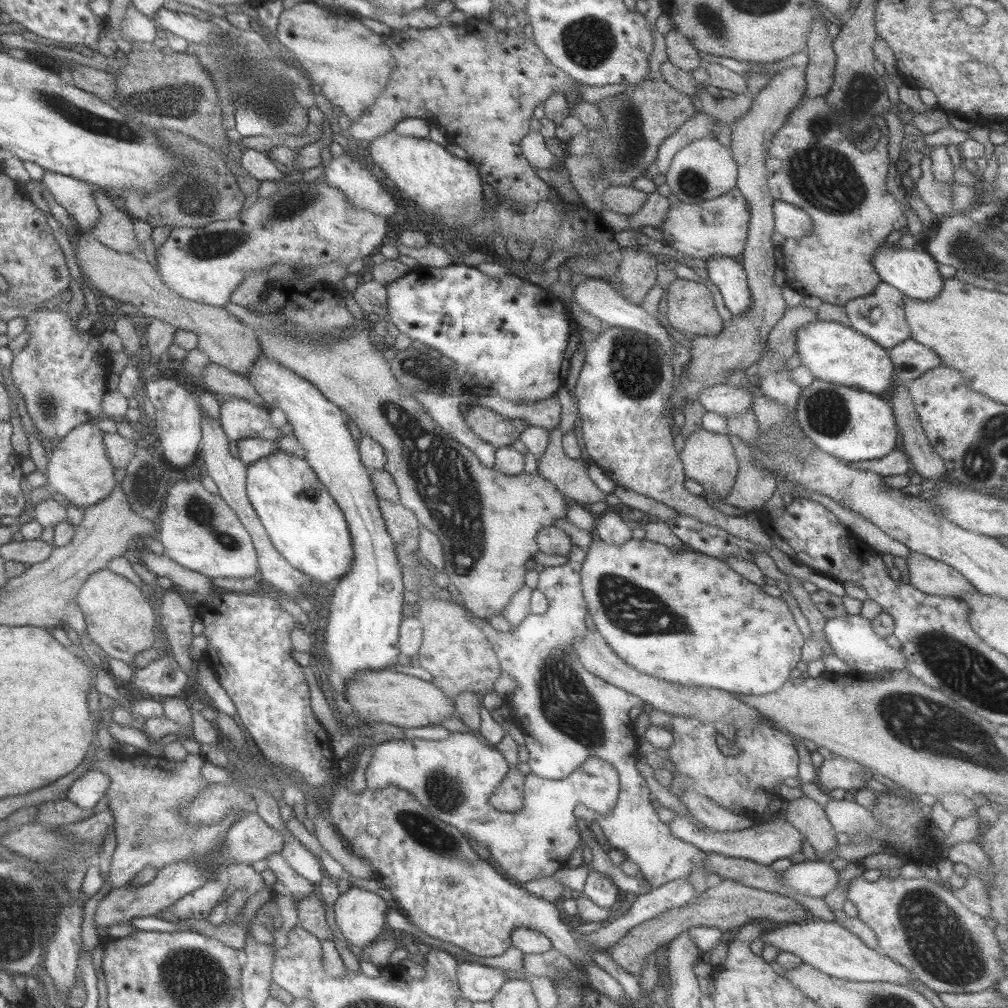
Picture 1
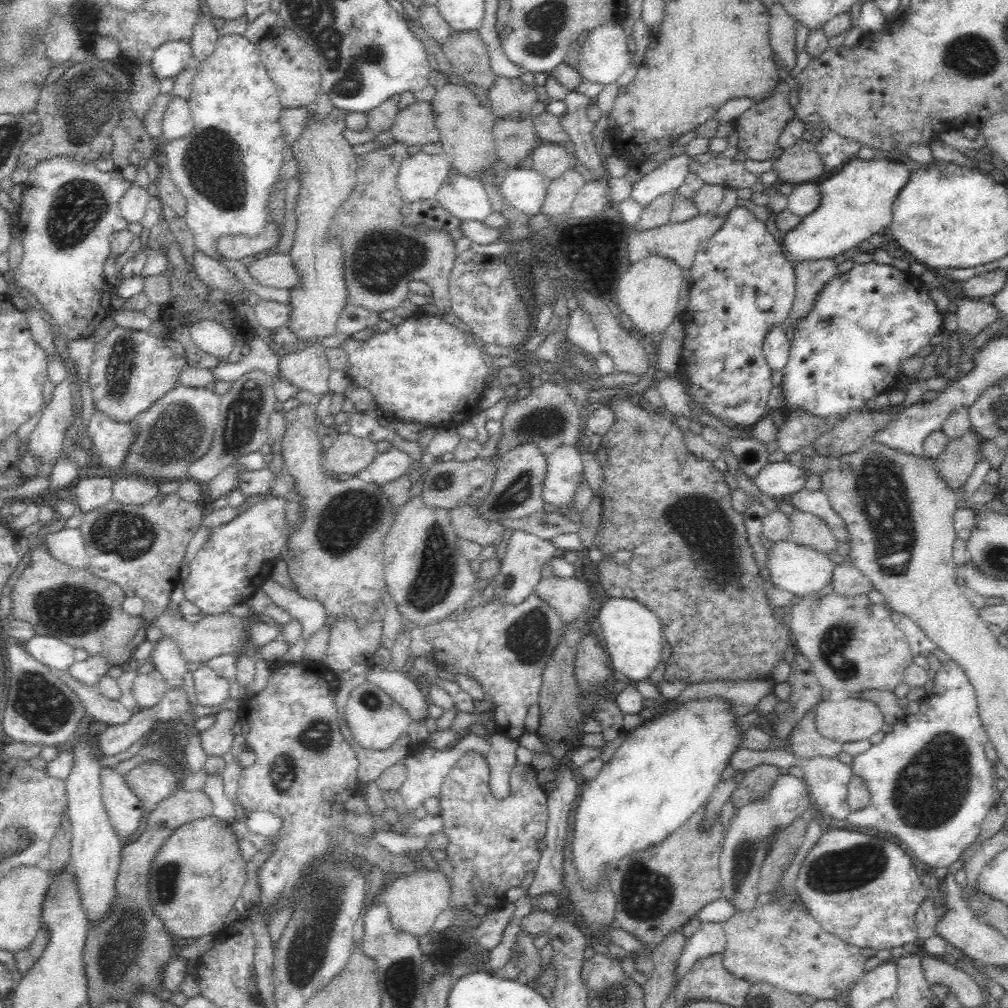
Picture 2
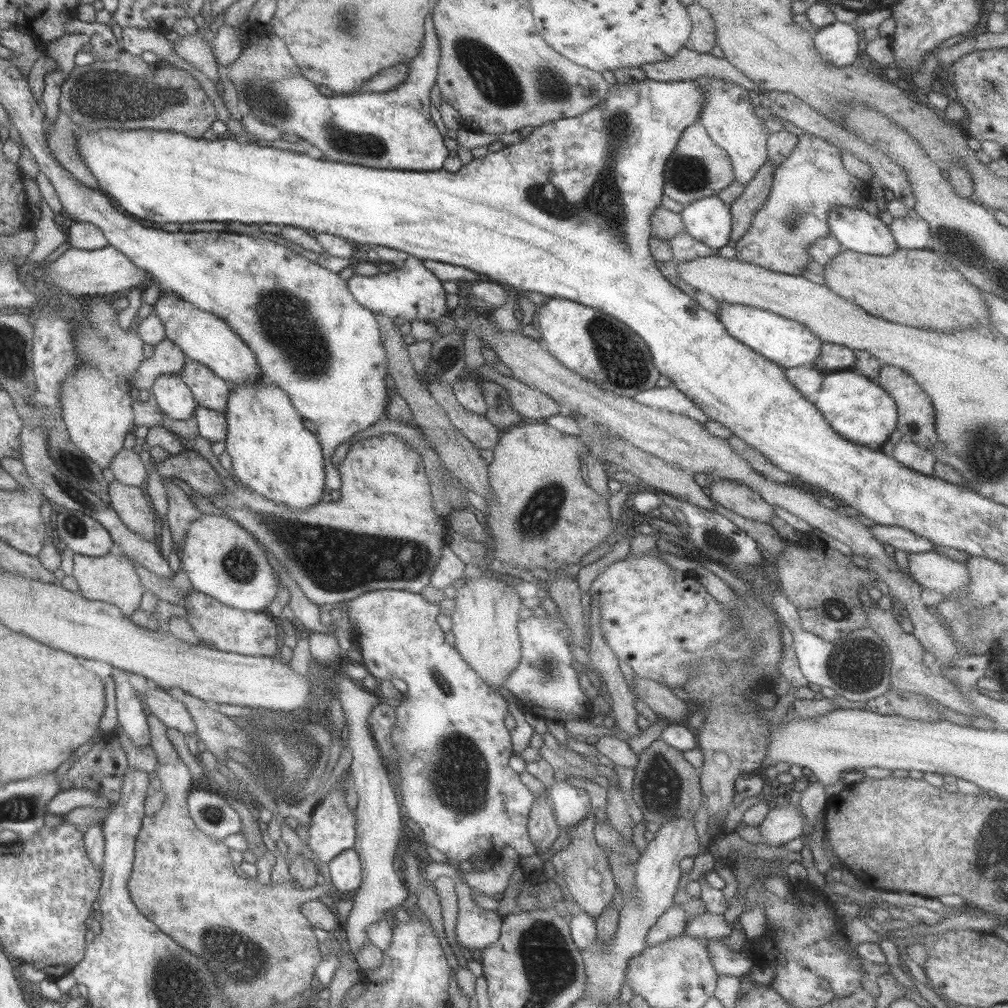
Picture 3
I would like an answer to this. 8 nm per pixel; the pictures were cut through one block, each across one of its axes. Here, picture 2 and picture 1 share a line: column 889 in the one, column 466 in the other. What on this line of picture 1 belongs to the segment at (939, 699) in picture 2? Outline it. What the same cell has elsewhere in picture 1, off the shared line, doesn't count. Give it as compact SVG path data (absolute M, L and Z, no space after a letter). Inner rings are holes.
M454 731L449 732L447 738L442 740L414 738L387 740L374 745L368 767L363 772L366 788L369 790L375 792L389 786L405 789L409 794L413 794L414 799L433 816L457 828L472 843L483 844L489 851L490 860L497 870L516 883L552 876L557 869L565 866L569 854L582 842L575 825L576 818L573 816L575 807L583 805L601 815L611 812L620 789L617 783L618 773L611 764L597 758L585 760L563 780L549 780L529 773L525 775L523 783L523 807L519 811L510 813L491 808L487 803L490 794L505 777L508 769L505 758L493 745L487 747L470 733Z

